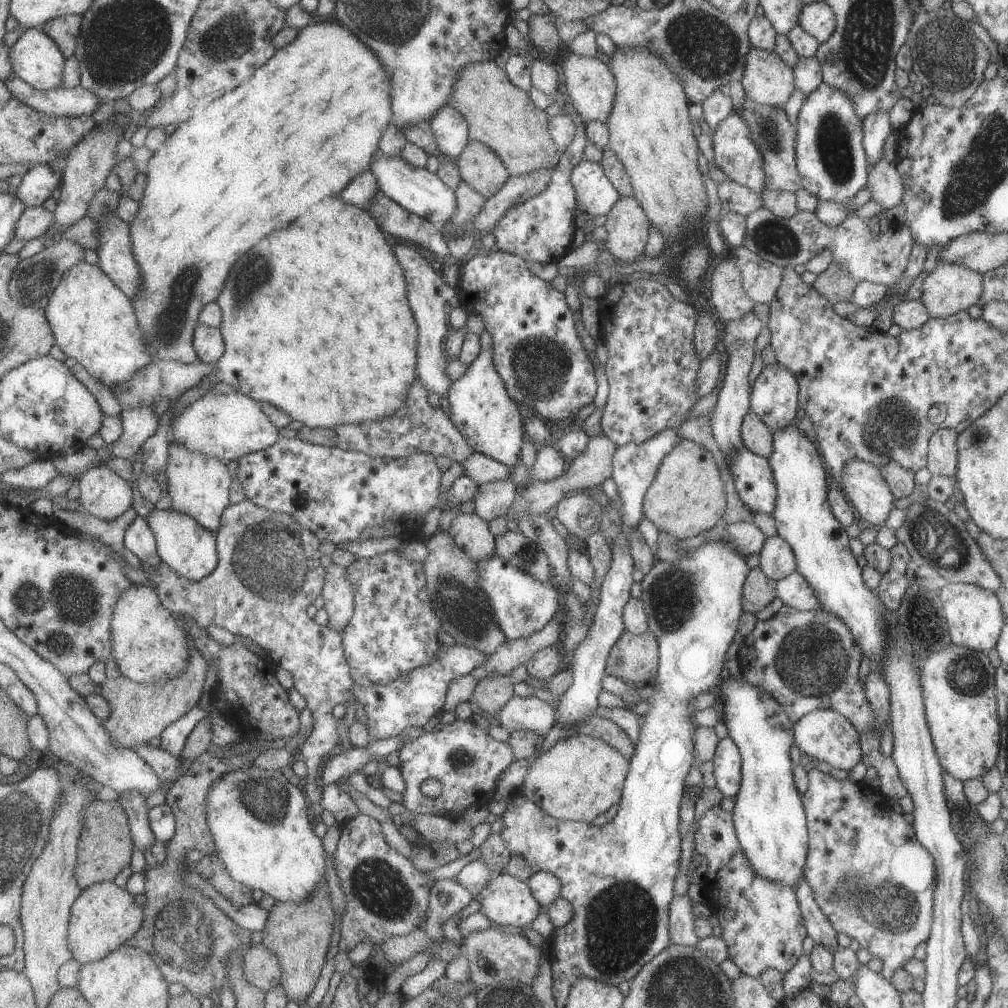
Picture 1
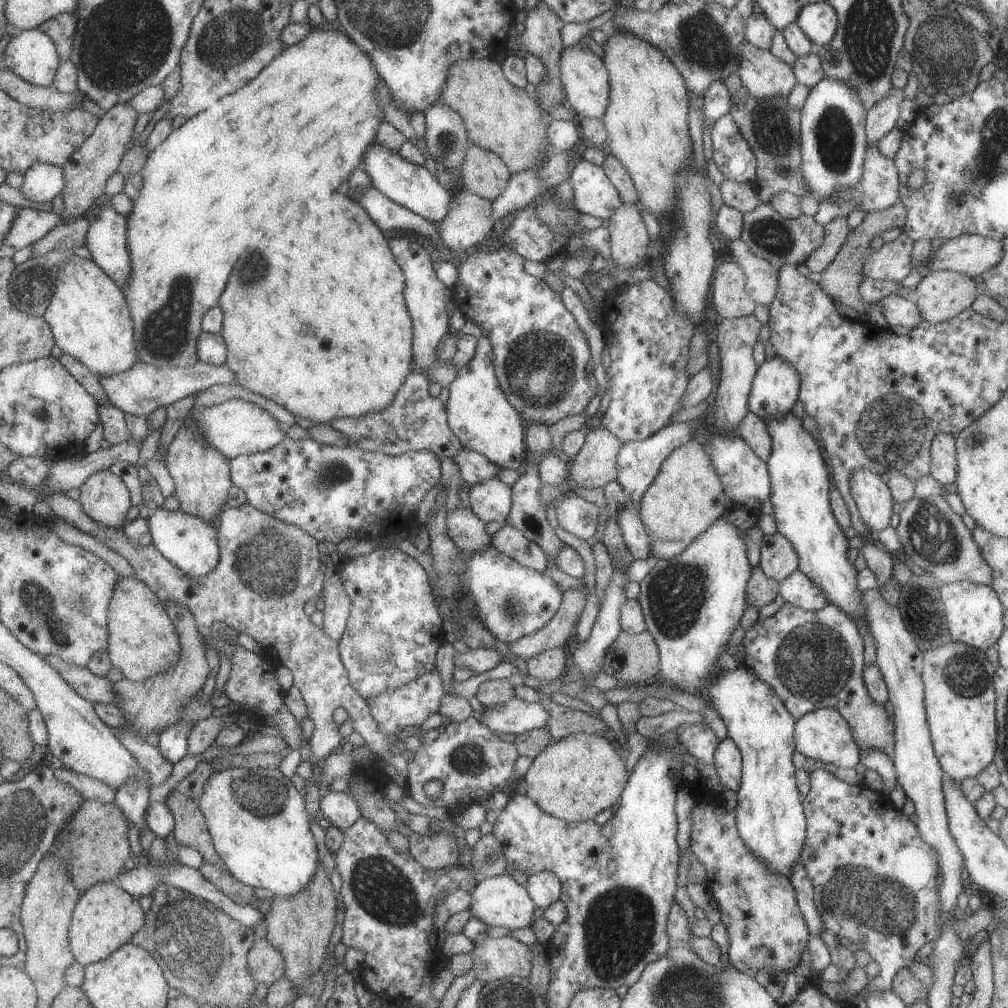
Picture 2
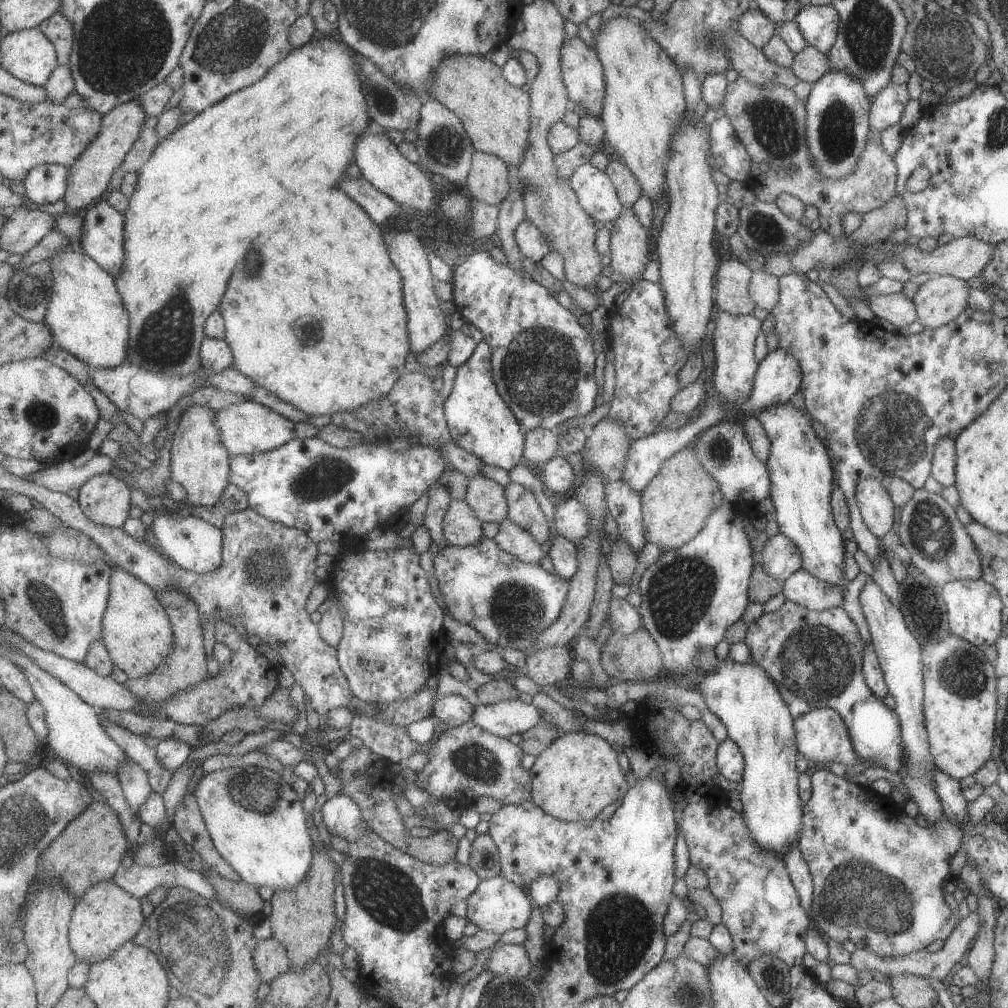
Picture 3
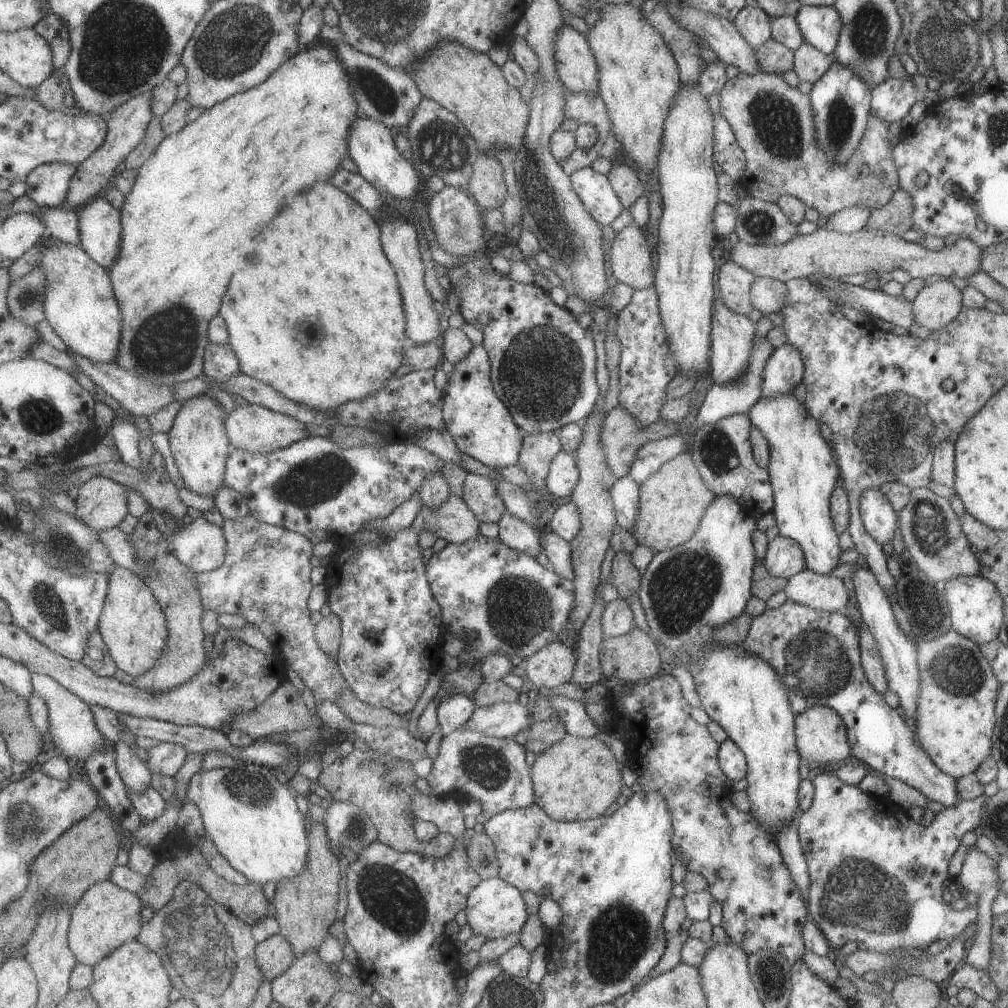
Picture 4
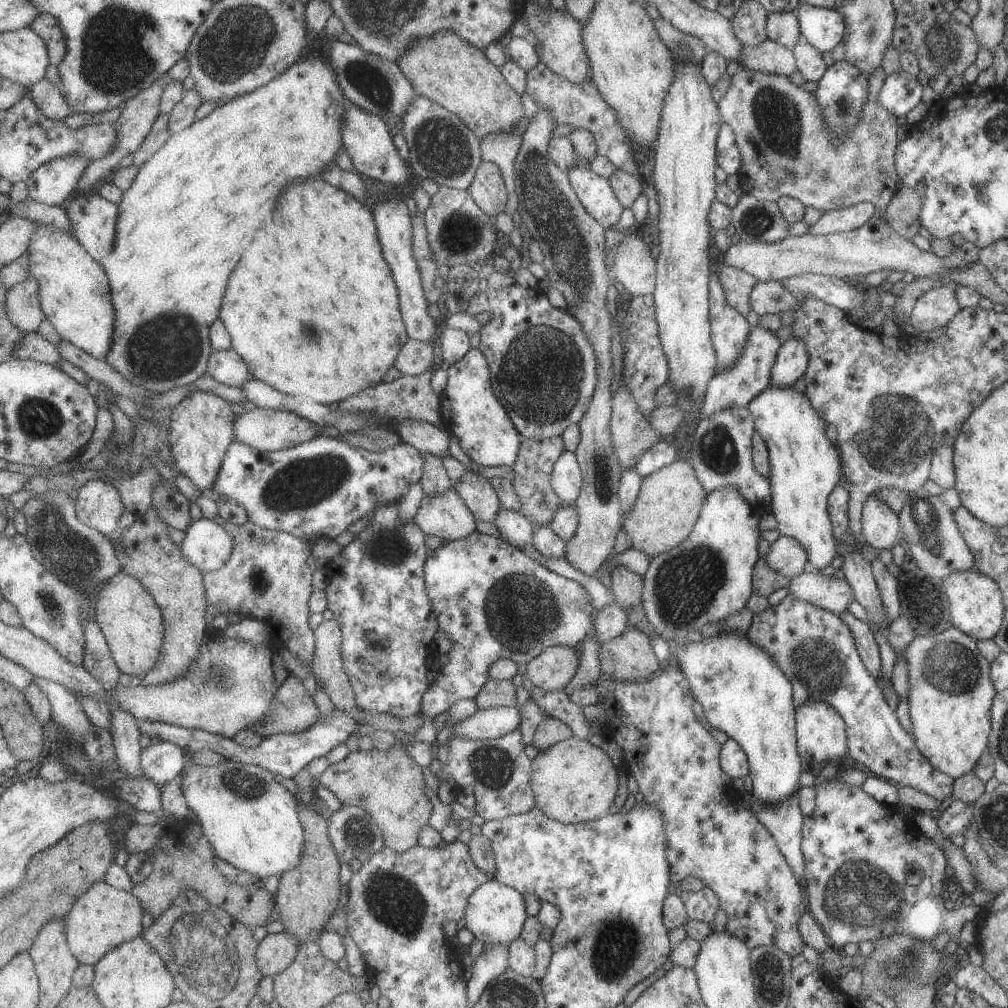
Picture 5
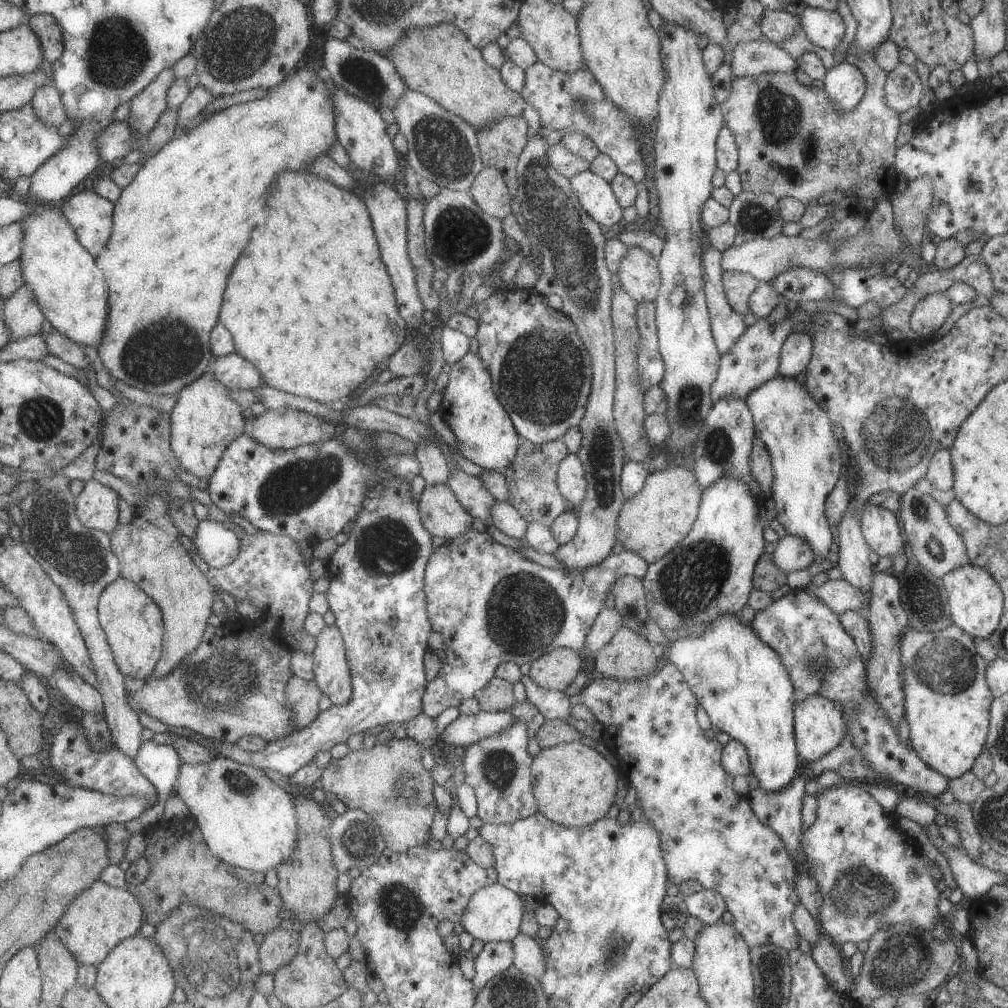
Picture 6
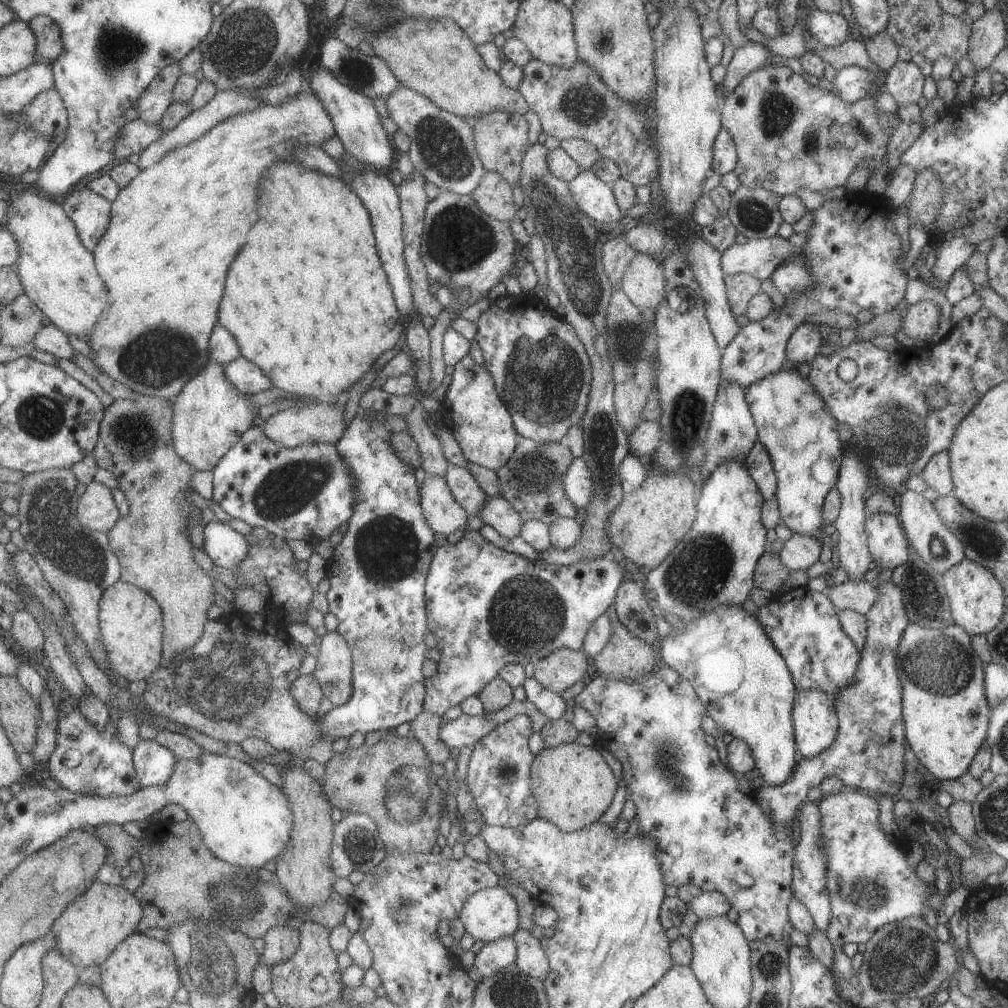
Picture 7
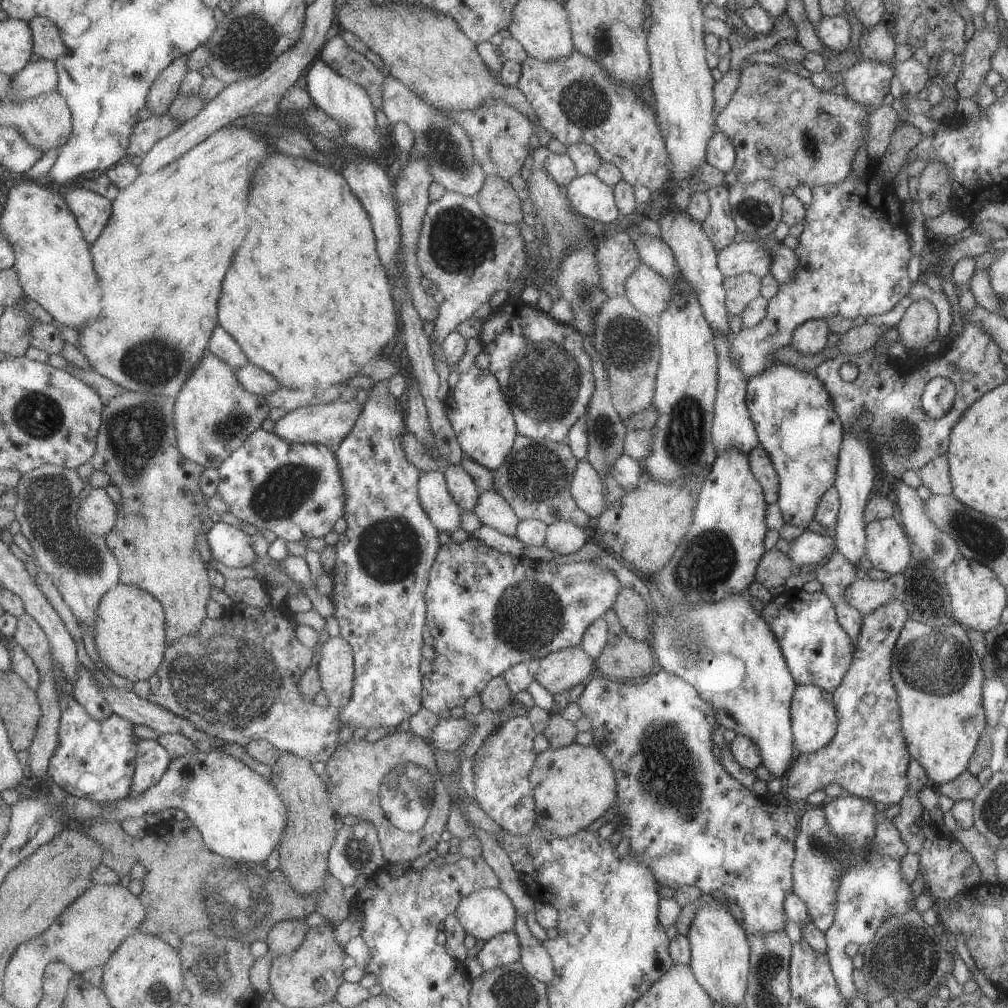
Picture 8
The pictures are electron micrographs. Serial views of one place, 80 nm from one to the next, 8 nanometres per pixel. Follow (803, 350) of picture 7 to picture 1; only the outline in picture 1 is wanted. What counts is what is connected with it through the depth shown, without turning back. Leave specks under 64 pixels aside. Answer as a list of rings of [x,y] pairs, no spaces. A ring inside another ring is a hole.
[[[777,361],[765,365],[750,386],[750,409],[771,431],[787,426],[798,405],[798,382]]]

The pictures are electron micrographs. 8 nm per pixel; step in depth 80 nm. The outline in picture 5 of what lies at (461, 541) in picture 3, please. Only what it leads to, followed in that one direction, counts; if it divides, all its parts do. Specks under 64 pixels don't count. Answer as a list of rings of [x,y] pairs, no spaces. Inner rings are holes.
[[[451,486],[435,496],[424,495],[412,519],[421,532],[441,540],[464,539],[475,531],[475,517]]]

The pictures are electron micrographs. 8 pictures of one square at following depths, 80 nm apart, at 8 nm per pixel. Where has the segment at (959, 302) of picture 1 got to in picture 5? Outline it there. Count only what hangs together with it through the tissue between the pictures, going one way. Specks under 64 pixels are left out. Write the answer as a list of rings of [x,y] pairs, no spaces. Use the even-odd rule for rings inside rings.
[[[951,286],[937,287],[924,292],[910,312],[910,325],[919,332],[945,327],[960,309]]]

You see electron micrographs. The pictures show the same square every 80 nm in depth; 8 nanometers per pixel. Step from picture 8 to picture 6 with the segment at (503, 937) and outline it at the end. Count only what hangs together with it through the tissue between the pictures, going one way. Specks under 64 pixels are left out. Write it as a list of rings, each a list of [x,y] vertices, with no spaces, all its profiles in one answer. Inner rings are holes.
[[[510,941],[496,943],[484,943],[482,949],[474,958],[474,975],[472,984],[474,993],[490,978],[497,973],[503,972],[512,965],[512,944]]]

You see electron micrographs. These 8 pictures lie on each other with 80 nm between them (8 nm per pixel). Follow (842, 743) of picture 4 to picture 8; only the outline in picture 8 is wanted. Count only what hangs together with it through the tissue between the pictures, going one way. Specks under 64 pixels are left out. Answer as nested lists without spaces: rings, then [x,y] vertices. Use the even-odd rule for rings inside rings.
[[[796,685],[790,700],[790,723],[794,748],[799,753],[810,753],[829,744],[837,726],[832,693],[815,685]]]

